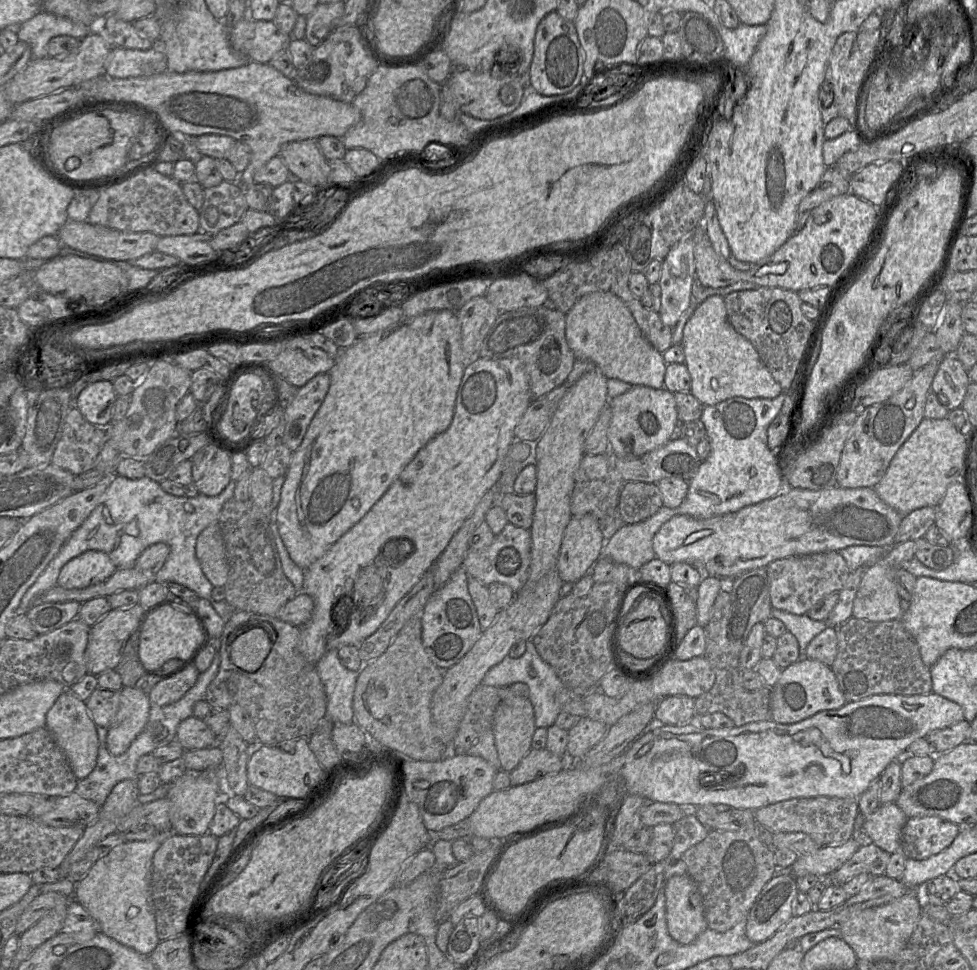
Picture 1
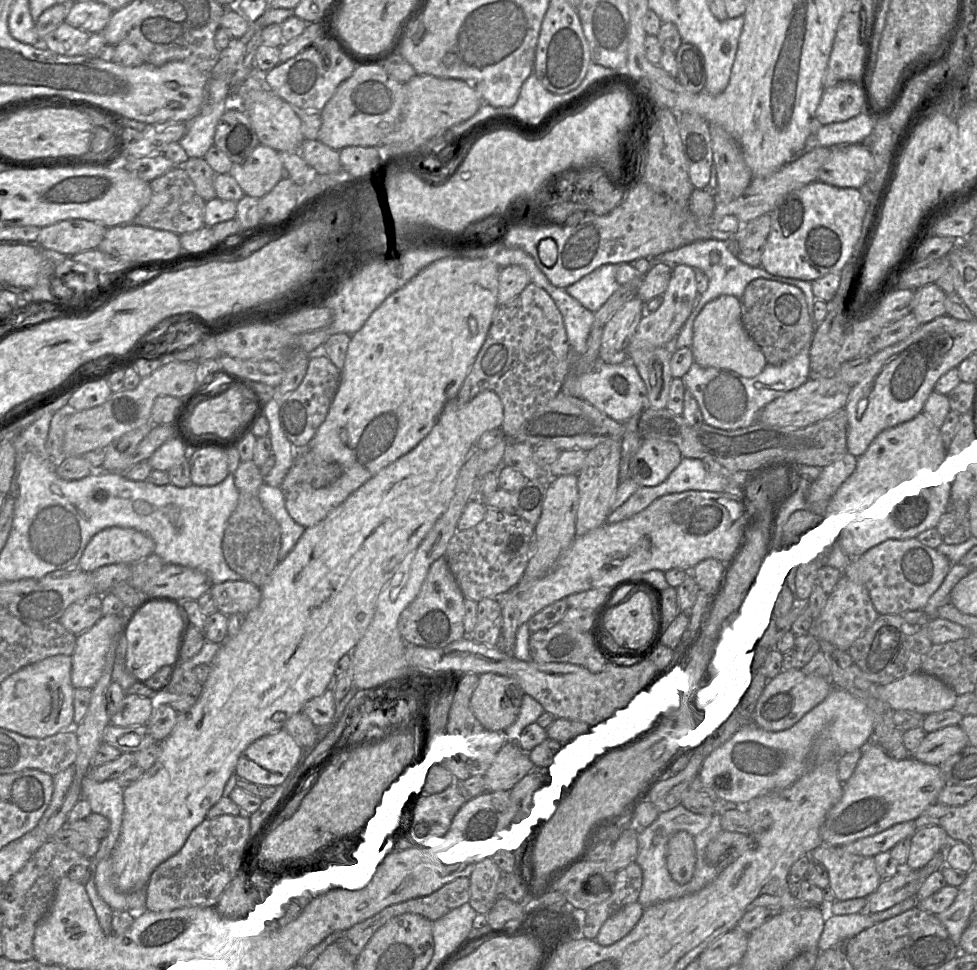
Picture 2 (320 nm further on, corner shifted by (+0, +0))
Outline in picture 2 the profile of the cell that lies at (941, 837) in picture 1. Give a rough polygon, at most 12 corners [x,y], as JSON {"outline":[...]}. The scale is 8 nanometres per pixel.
{"outline":[[929,825],[911,836],[906,869],[919,870],[950,841]]}

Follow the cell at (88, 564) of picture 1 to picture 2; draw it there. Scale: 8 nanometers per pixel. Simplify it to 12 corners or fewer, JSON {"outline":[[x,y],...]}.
{"outline":[[132,528],[95,534],[79,561],[91,574],[154,553],[153,539]]}

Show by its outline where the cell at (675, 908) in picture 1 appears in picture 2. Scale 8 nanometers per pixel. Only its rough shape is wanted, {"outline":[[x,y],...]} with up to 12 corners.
{"outline":[[692,835],[669,838],[665,863],[678,884],[695,868]]}

